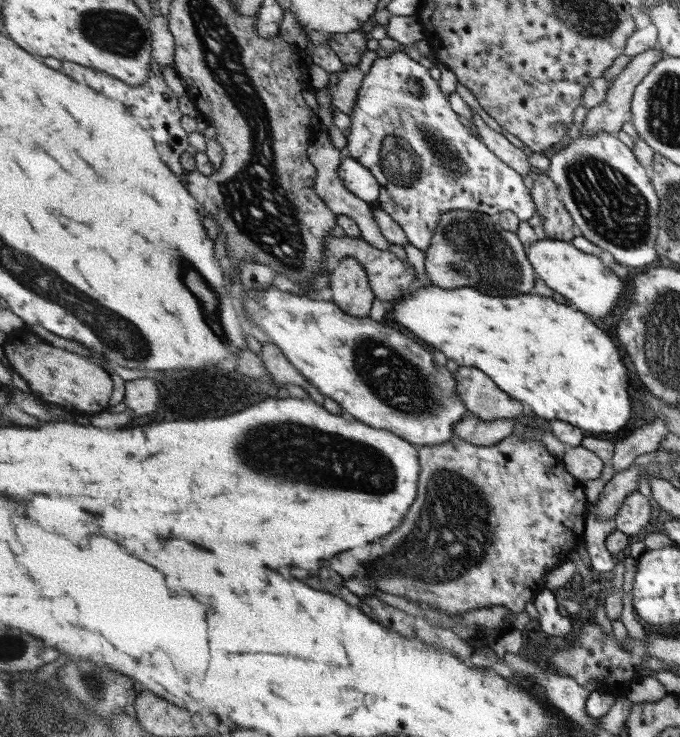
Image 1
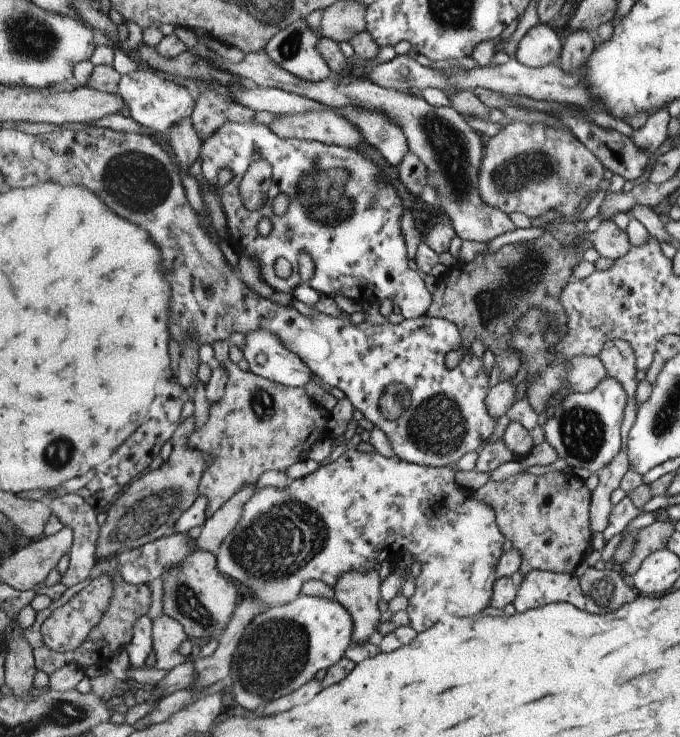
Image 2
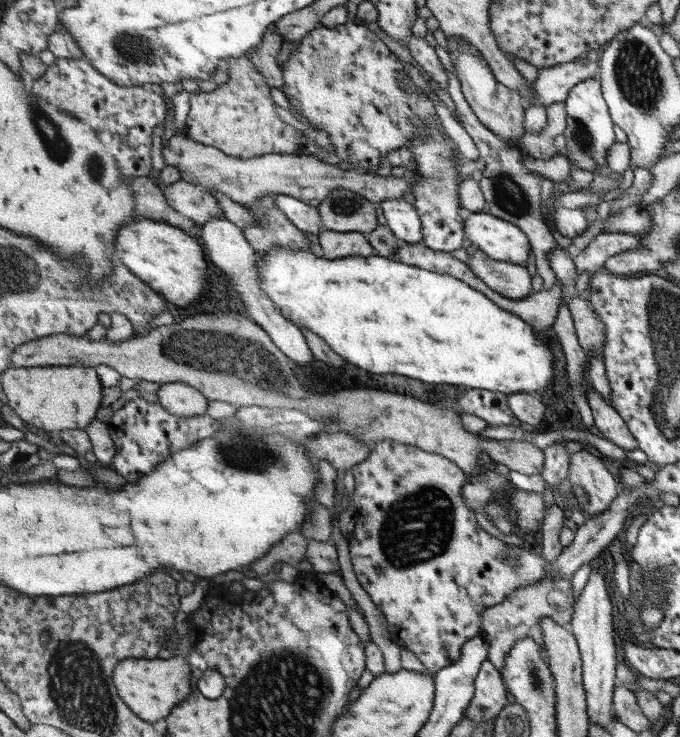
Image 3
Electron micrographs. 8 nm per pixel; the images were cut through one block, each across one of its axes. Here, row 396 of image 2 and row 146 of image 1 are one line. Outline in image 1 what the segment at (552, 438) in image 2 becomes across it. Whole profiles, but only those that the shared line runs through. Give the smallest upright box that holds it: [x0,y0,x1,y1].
[545,132,661,268]

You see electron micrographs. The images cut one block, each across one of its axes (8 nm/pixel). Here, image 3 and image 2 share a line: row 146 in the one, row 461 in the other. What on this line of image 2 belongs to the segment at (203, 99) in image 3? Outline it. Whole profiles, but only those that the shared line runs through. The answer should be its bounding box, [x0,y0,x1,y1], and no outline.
[189,342,329,520]

